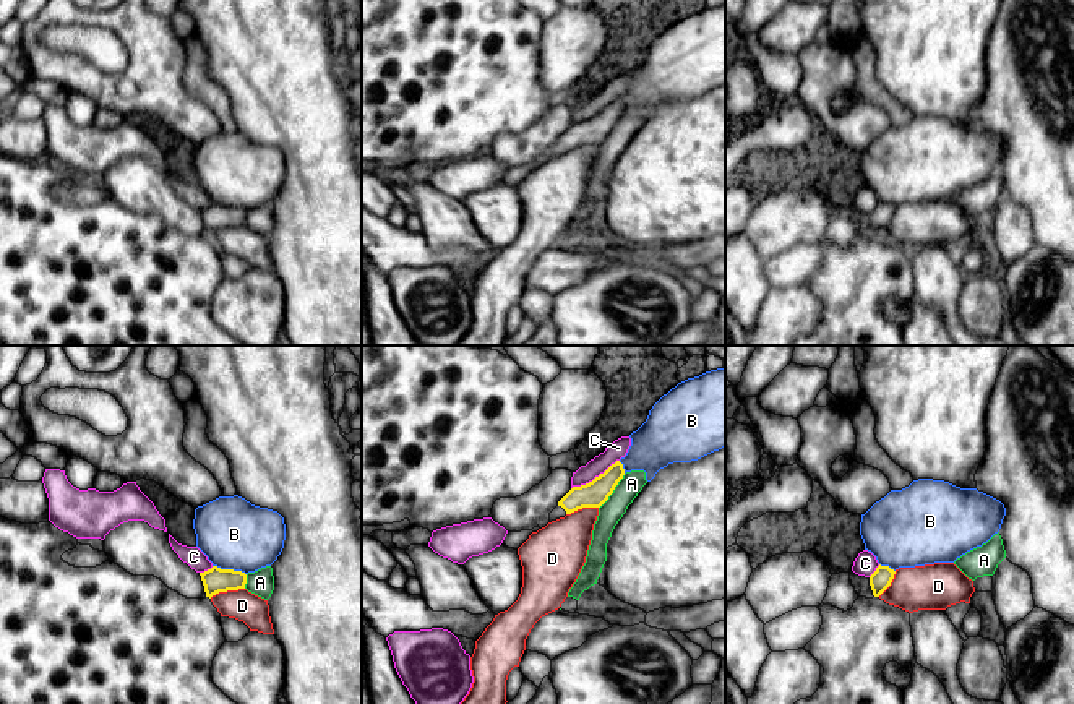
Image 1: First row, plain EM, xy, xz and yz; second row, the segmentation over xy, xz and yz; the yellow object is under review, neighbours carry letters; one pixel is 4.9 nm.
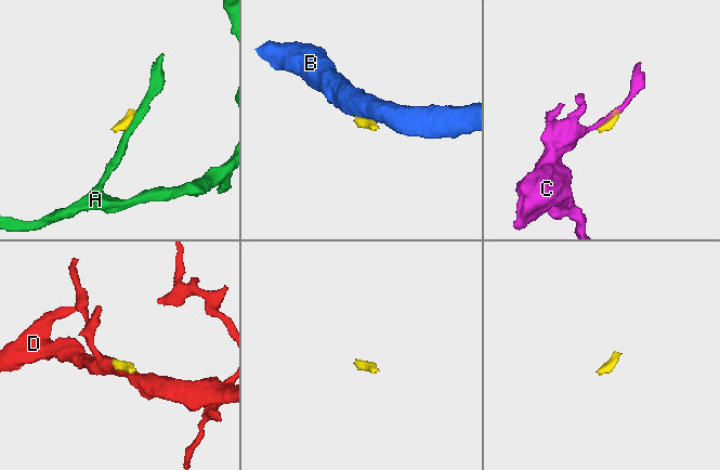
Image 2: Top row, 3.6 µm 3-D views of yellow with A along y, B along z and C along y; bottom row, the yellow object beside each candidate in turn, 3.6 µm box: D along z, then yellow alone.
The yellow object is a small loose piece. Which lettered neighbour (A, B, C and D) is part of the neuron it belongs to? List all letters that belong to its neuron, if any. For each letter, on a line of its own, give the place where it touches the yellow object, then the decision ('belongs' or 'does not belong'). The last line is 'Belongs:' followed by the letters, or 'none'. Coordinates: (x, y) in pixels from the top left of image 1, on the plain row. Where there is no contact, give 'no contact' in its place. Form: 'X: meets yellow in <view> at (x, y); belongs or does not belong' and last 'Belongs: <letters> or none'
A: meets yellow in xz at (612, 128); does not belong
B: meets yellow in xy at (229, 206); does not belong
C: meets yellow in xz at (596, 114); does not belong
D: meets yellow in xy at (226, 227); does not belong
Belongs: none

